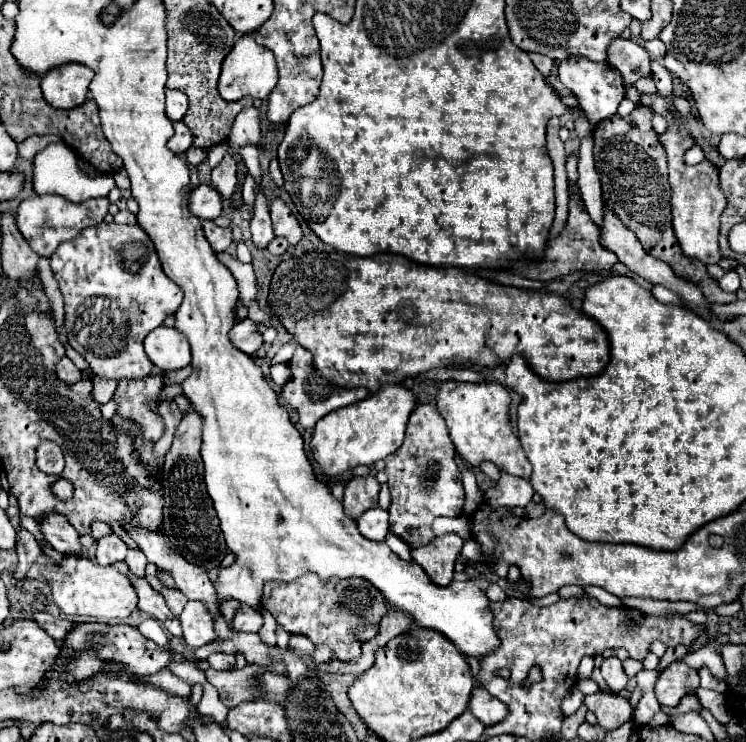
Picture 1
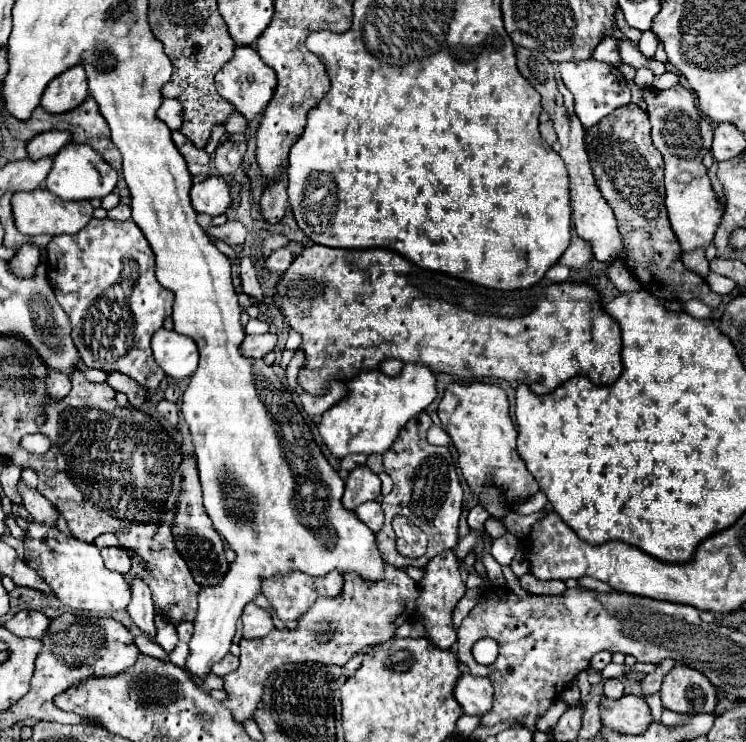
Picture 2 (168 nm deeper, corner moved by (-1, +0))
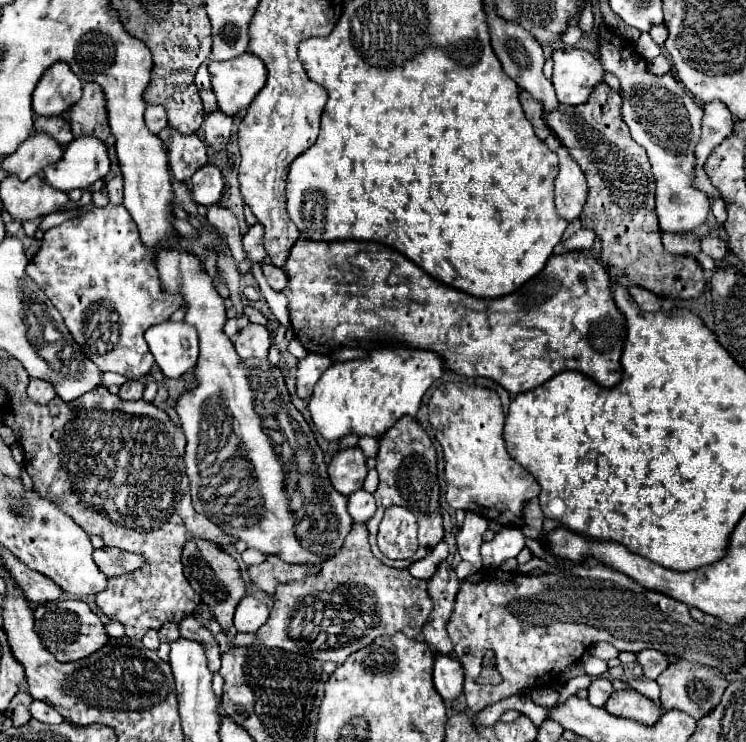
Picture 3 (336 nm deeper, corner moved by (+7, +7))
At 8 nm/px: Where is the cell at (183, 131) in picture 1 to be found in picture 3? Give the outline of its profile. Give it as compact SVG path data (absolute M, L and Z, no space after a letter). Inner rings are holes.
M167 126L159 134L159 138L169 148L169 164L171 164L171 172L177 180L187 182L195 170L199 170L201 166L207 164L207 148L199 140L197 134L183 136Z

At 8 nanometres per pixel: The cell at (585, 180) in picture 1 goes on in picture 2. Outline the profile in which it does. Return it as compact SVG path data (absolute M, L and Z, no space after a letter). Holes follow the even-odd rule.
M595 59L567 61L567 63L559 65L559 73L561 73L565 87L573 93L575 115L579 117L579 121L583 123L585 129L599 123L613 109L627 105L631 101L631 89L627 85L627 81L613 65L607 65L607 63L601 63L601 61L595 61Z

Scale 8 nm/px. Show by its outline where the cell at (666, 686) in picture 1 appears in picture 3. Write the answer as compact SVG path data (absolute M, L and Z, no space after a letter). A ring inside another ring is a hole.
M679 660L679 662L667 666L667 670L657 678L657 684L661 688L661 706L665 710L673 710L673 708L683 710L689 716L693 716L695 720L699 720L719 704L729 682L721 672L717 672L713 668L699 666L699 664L687 662L687 660Z

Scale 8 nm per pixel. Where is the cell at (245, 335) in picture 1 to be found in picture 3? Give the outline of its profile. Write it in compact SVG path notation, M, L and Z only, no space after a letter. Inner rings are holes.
M247 324L235 336L235 350L239 358L267 358L271 346L271 334L261 324Z

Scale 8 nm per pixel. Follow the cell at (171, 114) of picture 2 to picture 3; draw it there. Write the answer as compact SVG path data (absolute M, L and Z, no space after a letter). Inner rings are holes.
M149 104L145 110L145 124L151 132L159 134L167 126L167 112L161 104Z

